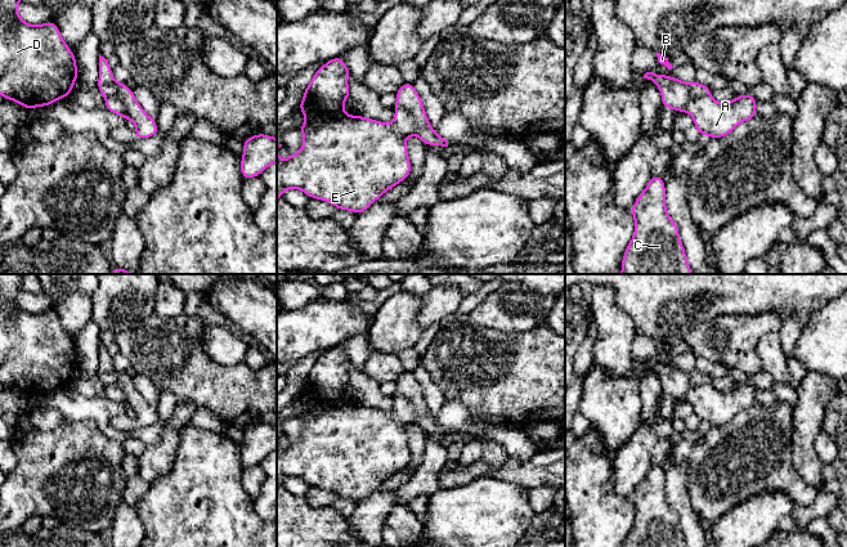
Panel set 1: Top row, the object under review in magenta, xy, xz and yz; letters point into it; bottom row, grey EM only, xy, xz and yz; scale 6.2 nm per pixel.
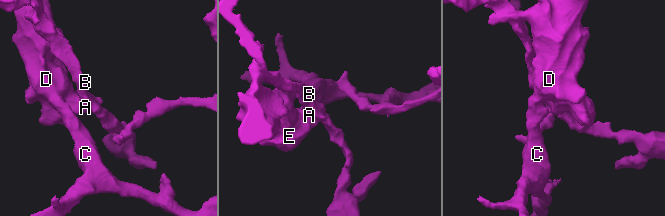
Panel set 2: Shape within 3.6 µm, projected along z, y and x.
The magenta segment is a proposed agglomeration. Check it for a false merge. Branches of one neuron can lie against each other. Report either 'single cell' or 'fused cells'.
fused cells

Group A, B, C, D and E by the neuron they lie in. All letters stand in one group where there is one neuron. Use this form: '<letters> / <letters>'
A C D E / B

